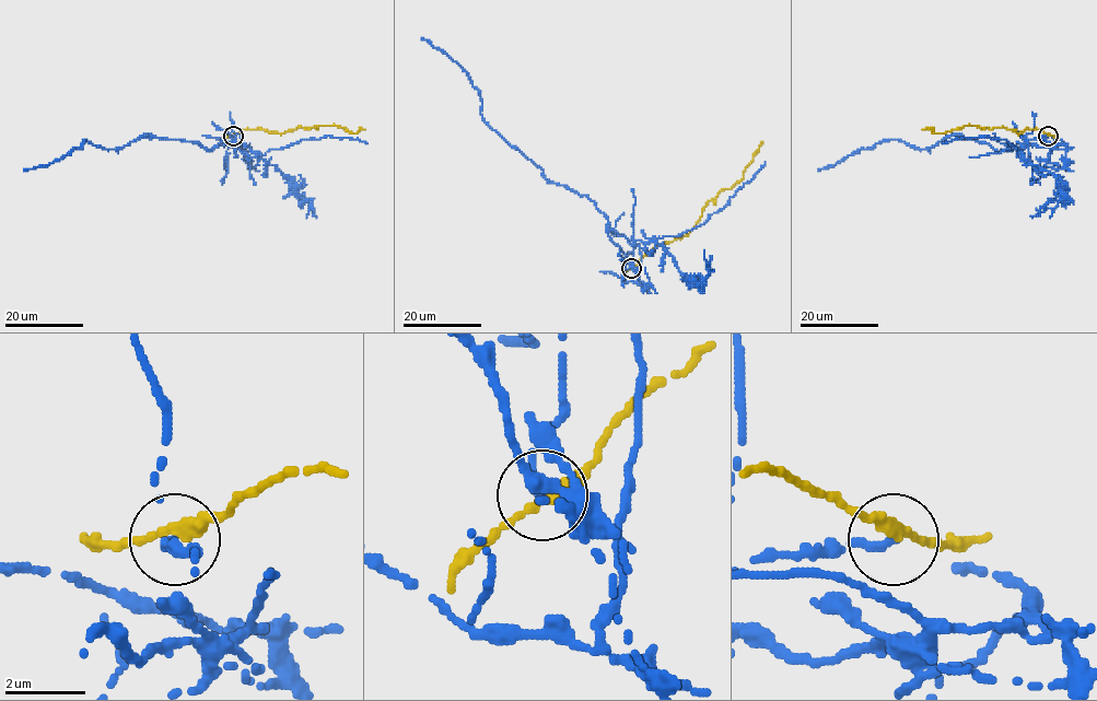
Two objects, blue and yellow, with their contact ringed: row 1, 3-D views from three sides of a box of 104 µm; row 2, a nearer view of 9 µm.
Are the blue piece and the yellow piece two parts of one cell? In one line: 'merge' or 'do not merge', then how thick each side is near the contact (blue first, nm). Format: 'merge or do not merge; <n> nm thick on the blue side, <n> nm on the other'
do not merge; 240 nm thick on the blue side, 260 nm on the other

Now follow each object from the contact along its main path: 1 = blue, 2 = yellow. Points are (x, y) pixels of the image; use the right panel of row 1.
1: (1048, 136), (1003, 150), (955, 133), (929, 149), (887, 140), (818, 171)
2: (1049, 135), (1037, 129), (1027, 129), (1018, 133), (1004, 127), (990, 129), (971, 125), (944, 133), (921, 130)

